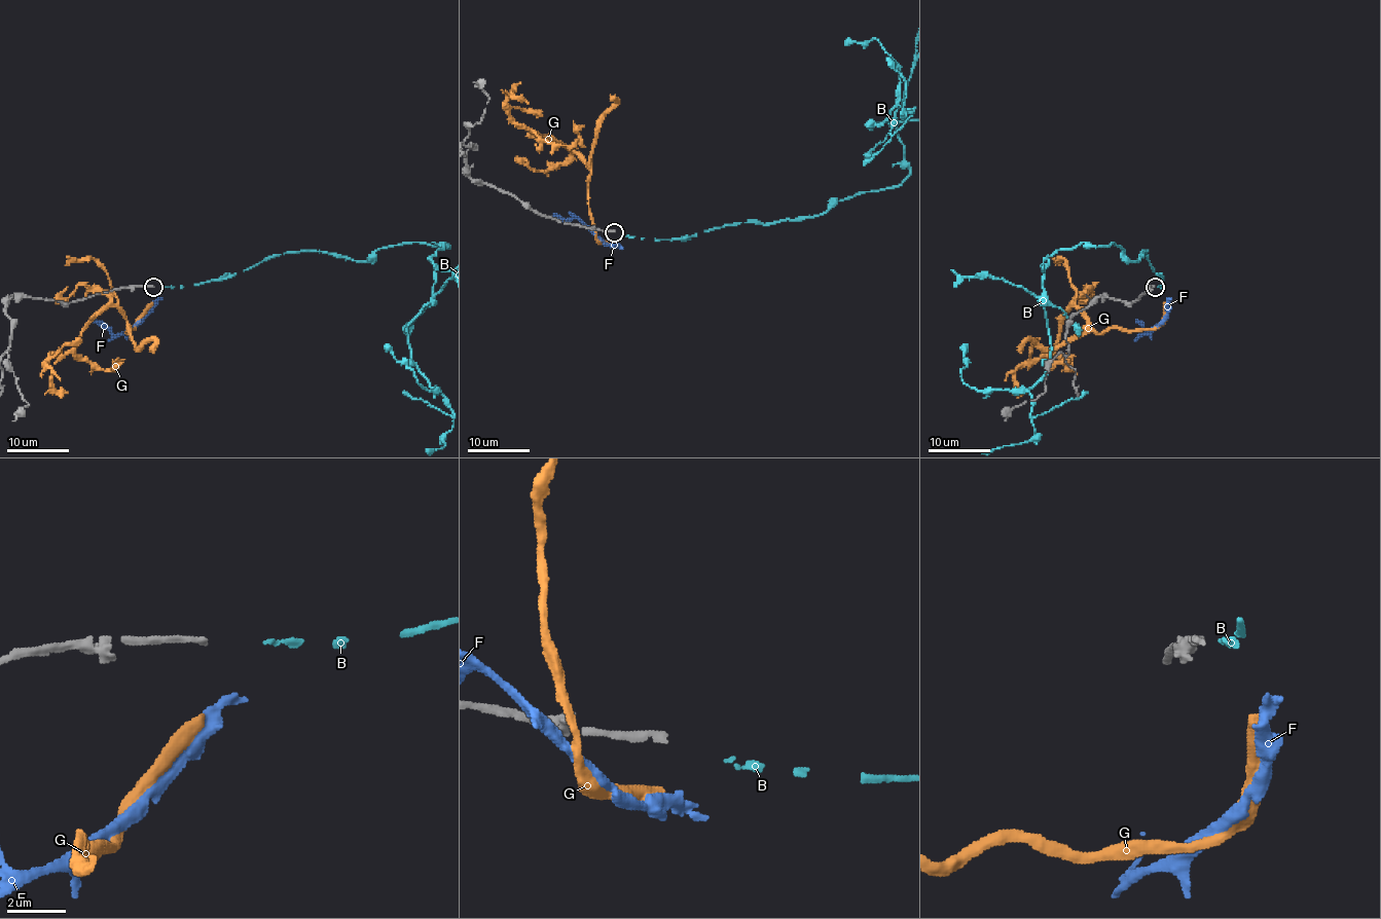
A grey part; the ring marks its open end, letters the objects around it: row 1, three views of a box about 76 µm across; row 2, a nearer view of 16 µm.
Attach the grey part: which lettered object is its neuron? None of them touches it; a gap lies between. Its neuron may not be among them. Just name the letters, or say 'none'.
B

